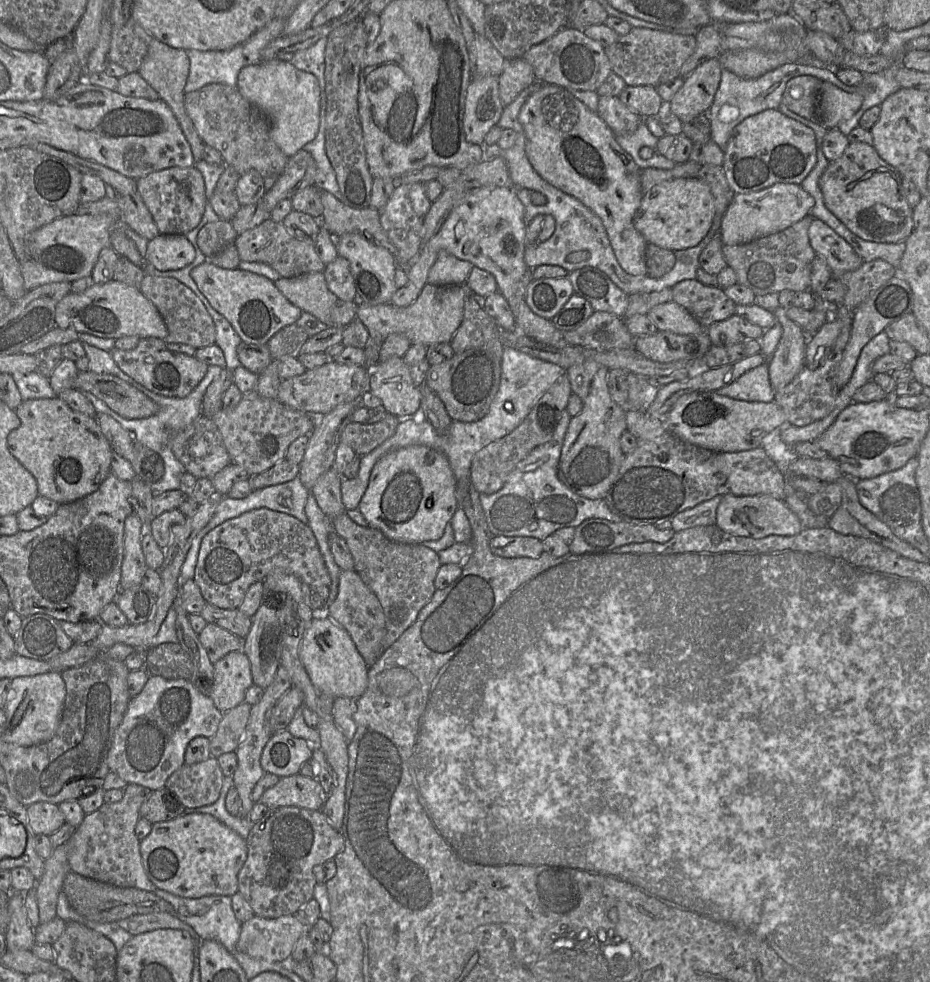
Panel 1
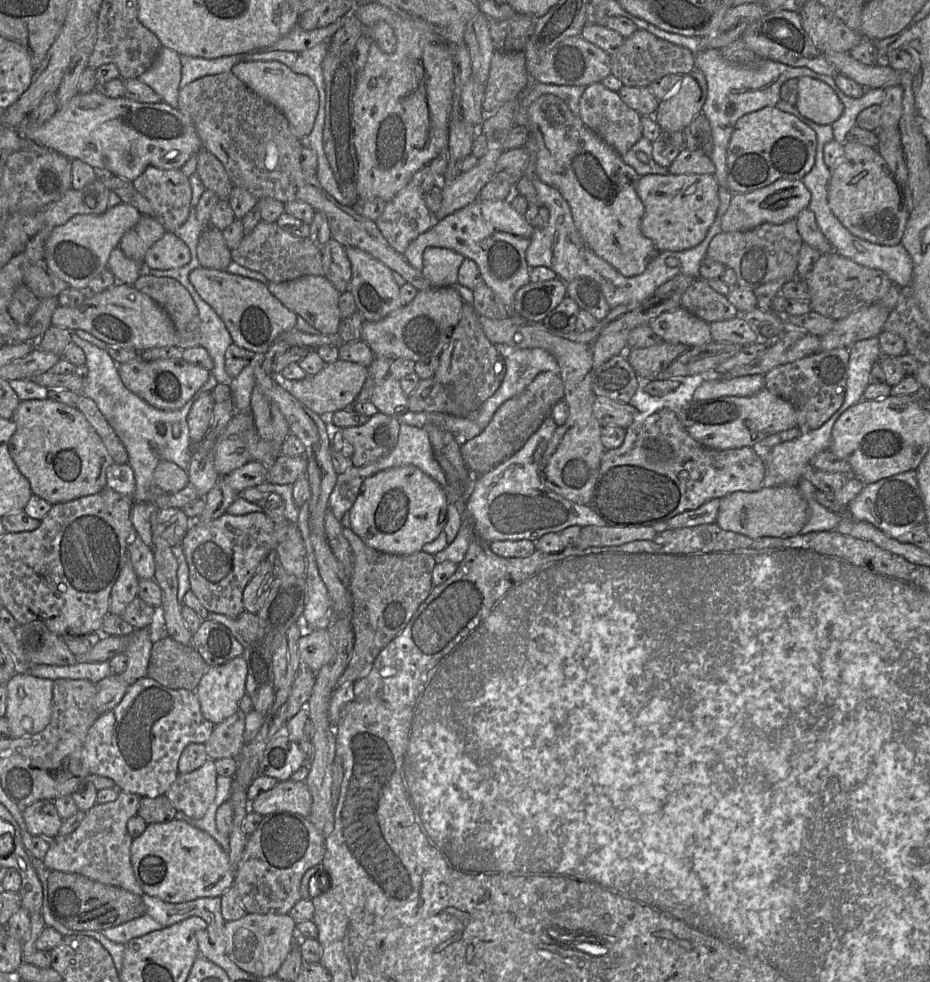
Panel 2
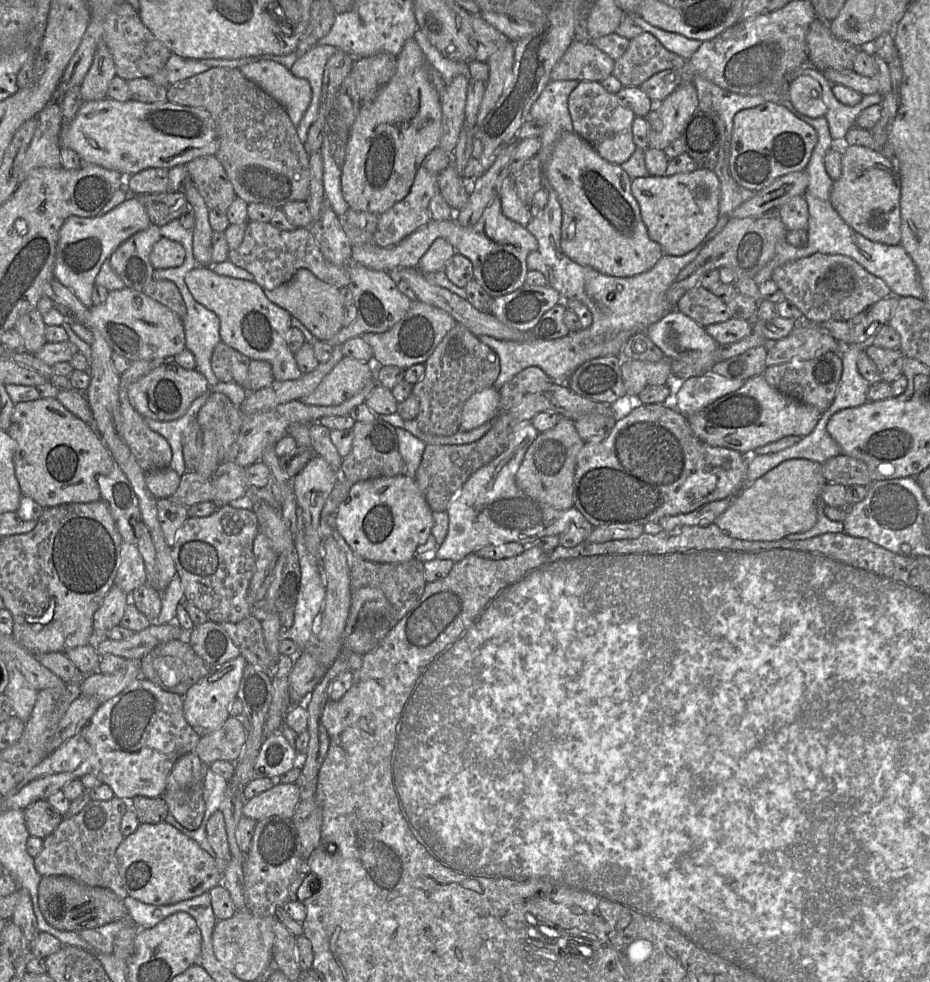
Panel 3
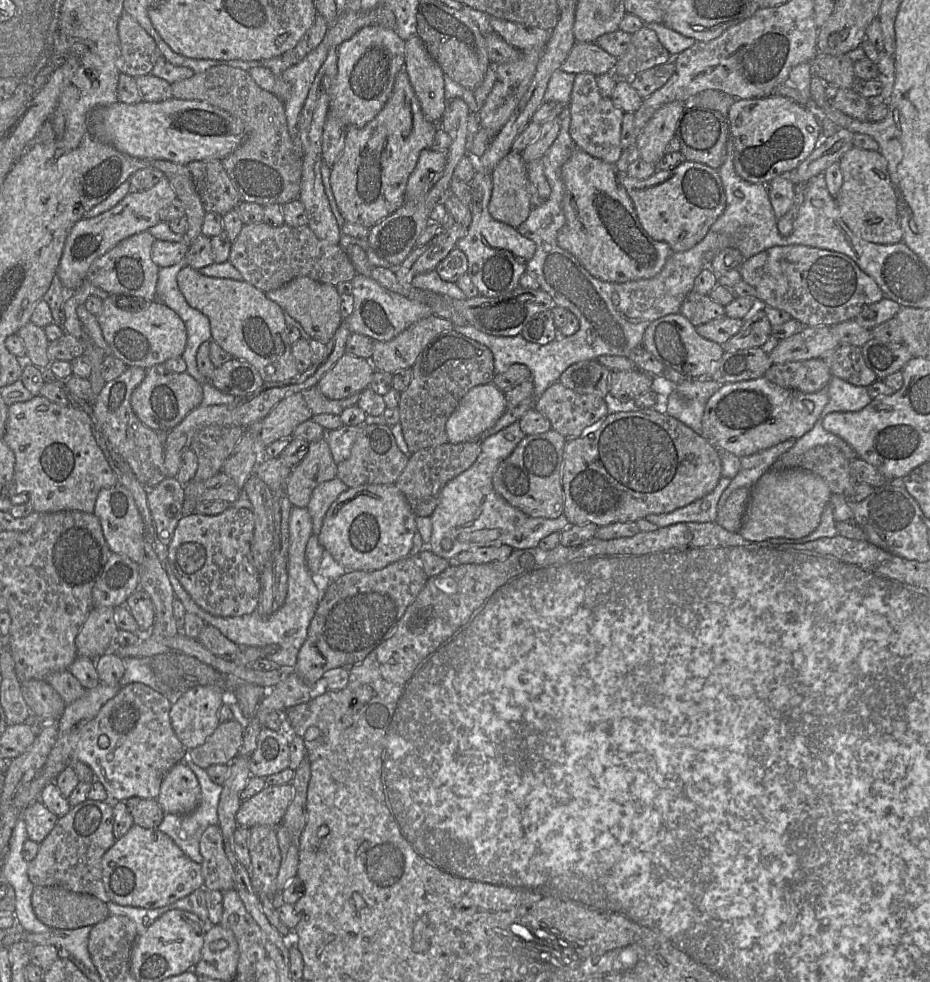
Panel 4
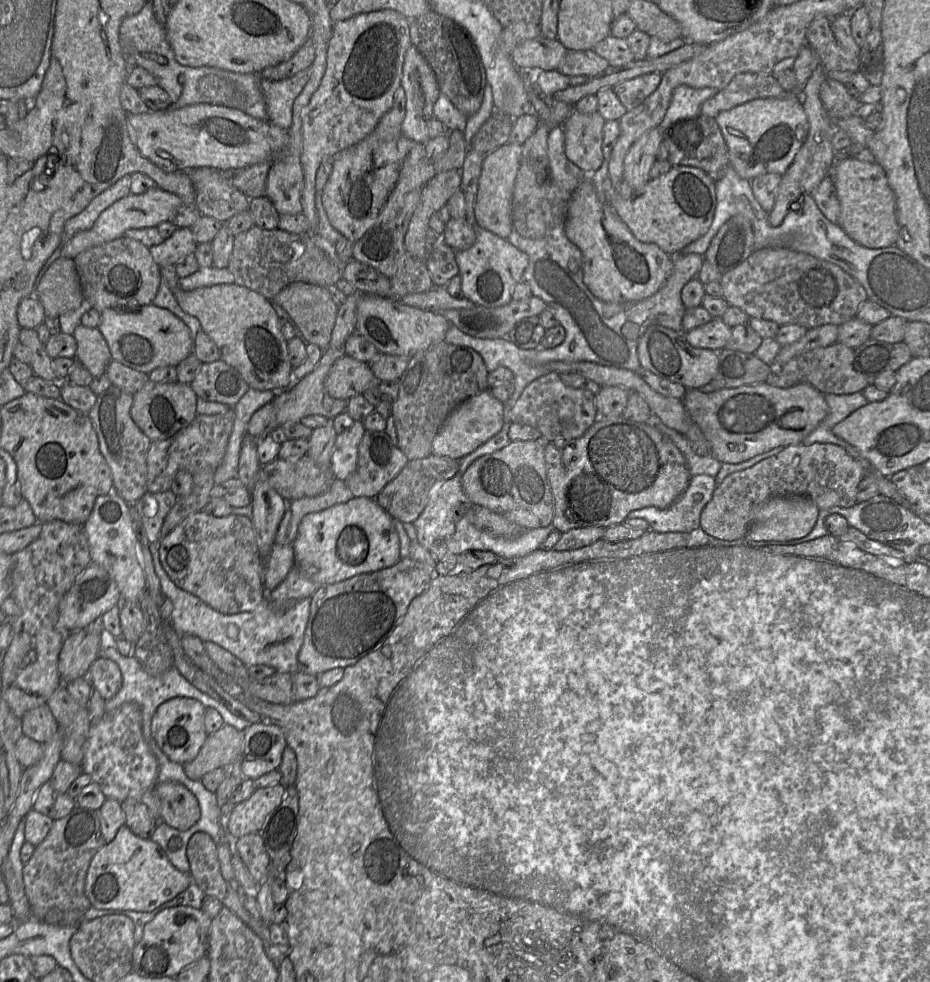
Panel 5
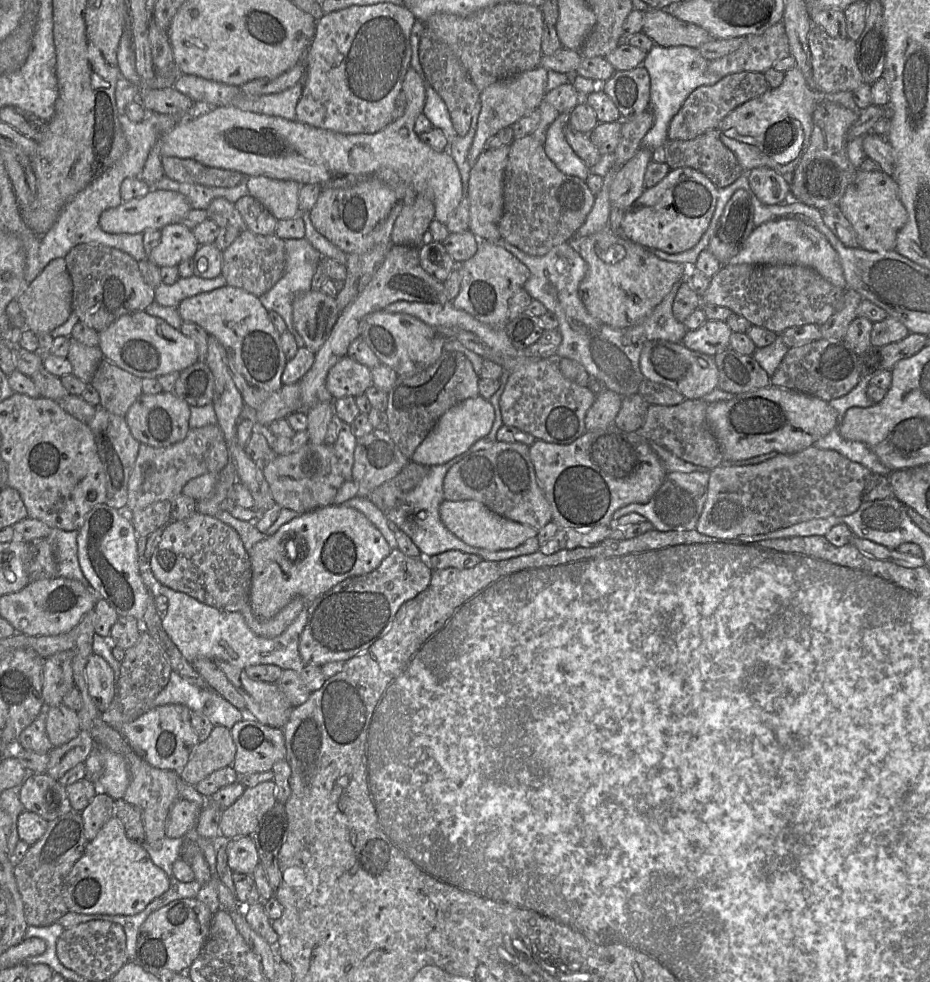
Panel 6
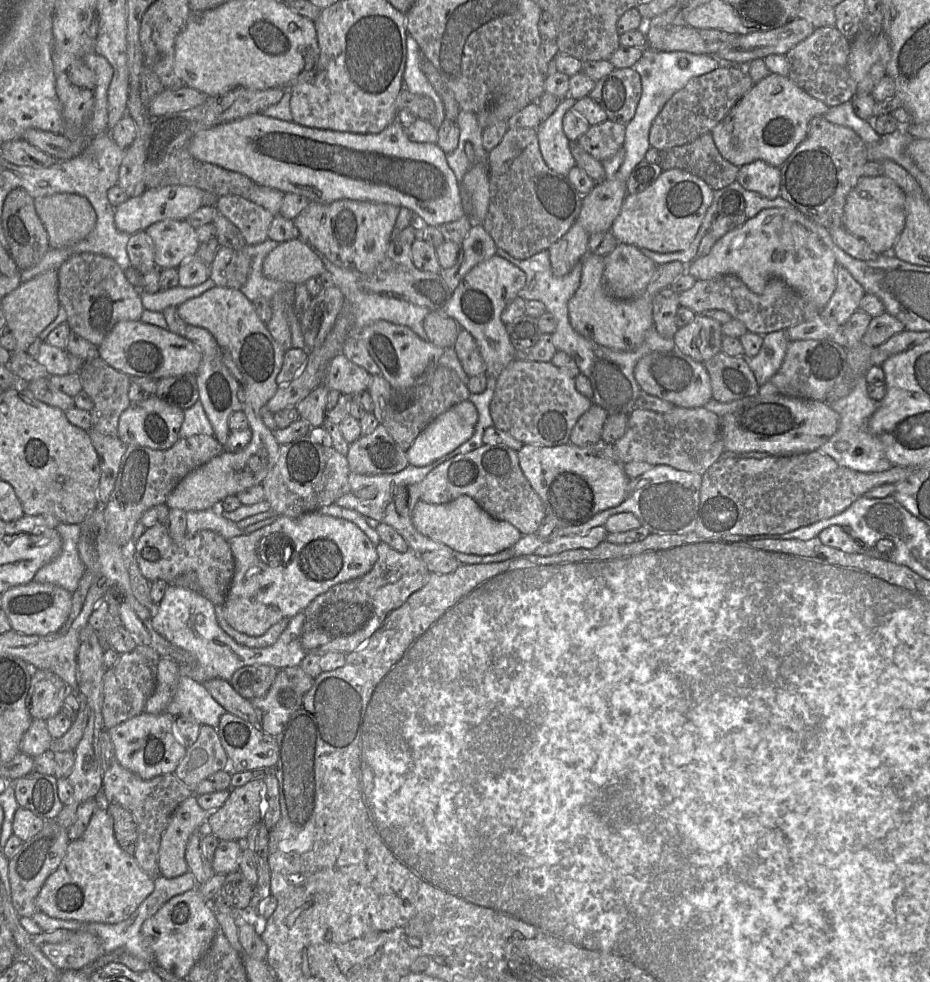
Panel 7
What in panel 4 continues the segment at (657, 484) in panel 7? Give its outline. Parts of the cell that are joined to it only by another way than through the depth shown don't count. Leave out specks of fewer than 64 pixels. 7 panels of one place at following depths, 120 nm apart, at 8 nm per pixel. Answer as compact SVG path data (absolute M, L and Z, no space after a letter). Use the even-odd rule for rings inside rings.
M721 476L717 486L706 496L669 513L649 514L645 519L657 525L658 528L677 523L714 522L721 494L730 482L731 478Z

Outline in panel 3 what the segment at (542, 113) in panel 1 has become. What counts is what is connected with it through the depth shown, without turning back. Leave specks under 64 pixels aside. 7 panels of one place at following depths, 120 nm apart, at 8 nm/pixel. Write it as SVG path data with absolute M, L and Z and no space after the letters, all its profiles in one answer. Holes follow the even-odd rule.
M562 132L560 138L555 144L553 152L547 161L547 167L545 169L545 176L557 193L557 198L562 210L562 225L561 225L561 240L560 246L562 252L574 262L591 267L603 274L615 276L615 277L632 277L643 272L650 270L664 255L661 246L652 241L646 229L646 226L642 220L639 205L631 193L632 179L630 176L620 167L620 165L610 163L603 159L584 139L579 135L572 132Z

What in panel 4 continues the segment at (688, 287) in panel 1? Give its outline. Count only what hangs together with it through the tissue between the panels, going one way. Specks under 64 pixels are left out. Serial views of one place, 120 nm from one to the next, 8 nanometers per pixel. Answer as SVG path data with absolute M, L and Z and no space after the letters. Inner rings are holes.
M692 290L684 299L680 313L695 327L725 315L725 306L714 302L709 295Z

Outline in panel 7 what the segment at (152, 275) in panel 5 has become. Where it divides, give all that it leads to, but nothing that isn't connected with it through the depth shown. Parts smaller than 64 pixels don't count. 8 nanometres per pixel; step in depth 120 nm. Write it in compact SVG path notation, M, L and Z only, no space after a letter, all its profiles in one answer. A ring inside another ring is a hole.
M89 252L69 257L58 269L58 298L72 332L99 346L112 327L120 321L137 321L144 310L140 290L129 283L124 270L112 258Z

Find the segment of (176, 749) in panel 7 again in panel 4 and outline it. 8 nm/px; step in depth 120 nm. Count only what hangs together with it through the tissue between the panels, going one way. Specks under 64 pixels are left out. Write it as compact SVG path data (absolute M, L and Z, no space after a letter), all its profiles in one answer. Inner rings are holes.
M217 685L196 686L179 697L175 697L169 713L171 725L187 750L202 745L220 724L217 713L227 698L227 693L222 687Z

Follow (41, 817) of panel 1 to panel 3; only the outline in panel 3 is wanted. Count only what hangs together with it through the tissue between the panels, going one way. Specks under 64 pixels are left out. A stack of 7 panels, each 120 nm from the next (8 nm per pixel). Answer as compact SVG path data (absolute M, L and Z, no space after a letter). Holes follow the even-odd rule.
M39 800L23 810L30 836L45 839L58 827L63 817L46 801Z

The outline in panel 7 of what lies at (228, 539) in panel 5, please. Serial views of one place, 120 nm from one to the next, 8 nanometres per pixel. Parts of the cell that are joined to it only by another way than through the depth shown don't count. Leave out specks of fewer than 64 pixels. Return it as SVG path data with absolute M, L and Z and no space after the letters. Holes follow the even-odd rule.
M157 525L145 529L140 538L133 543L133 547L138 567L150 582L164 580L168 584L186 586L182 576L194 572L200 593L216 606L223 606L225 603L235 572L235 560L228 540L220 534L202 530L176 542L164 525Z

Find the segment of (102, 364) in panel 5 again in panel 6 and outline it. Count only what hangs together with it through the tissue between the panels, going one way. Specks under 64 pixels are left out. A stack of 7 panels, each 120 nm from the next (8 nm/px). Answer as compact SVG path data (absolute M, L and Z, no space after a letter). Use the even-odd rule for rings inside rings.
M70 337L66 358L72 365L72 374L88 384L104 357L99 346L86 346Z

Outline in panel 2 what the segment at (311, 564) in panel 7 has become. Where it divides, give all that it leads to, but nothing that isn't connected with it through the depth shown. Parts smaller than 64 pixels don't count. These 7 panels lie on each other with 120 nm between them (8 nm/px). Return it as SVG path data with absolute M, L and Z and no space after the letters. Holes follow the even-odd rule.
M413 465L390 468L364 480L349 510L350 528L371 548L391 554L409 555L421 551L426 543L440 535L446 522L447 508L444 488L421 469Z

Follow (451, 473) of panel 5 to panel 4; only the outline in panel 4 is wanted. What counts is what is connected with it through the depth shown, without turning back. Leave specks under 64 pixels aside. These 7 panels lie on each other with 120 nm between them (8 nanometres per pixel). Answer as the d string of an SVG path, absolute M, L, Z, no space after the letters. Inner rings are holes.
M480 440L459 444L444 443L436 447L420 450L410 455L405 469L394 484L403 493L416 516L431 516L439 503L444 486L467 470L476 461L480 452Z

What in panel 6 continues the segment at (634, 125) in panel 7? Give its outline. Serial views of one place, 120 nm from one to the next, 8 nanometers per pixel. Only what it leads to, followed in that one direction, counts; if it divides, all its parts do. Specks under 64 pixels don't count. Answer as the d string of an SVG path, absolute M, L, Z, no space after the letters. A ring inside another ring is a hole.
M654 44L646 54L642 66L650 76L649 108L654 114L654 123L644 136L641 147L654 151L664 146L668 140L668 127L687 97L698 87L713 85L722 77L708 72L708 60L703 58L697 48L689 46L662 47Z

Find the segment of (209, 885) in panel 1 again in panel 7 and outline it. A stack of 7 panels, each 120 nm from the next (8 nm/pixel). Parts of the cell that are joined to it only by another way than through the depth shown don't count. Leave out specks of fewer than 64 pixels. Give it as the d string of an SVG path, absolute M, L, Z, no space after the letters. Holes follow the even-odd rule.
M100 791L95 797L99 807L91 816L84 834L70 841L66 854L58 868L47 878L37 898L39 912L52 918L116 924L129 918L139 905L153 892L155 881L140 868L133 855L127 854L119 846L113 828L113 820L107 812L107 801Z

